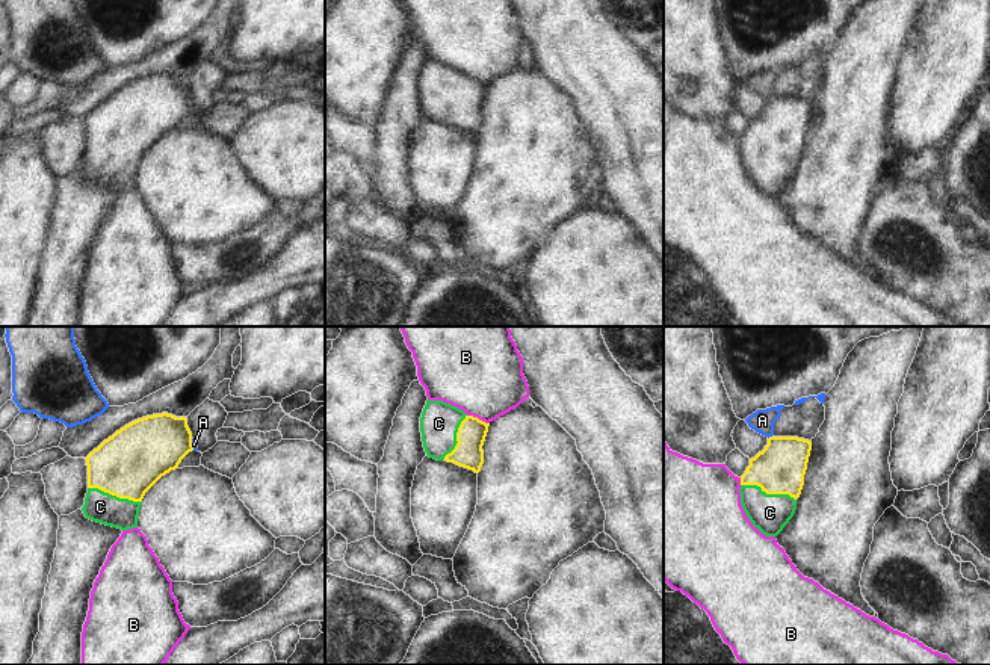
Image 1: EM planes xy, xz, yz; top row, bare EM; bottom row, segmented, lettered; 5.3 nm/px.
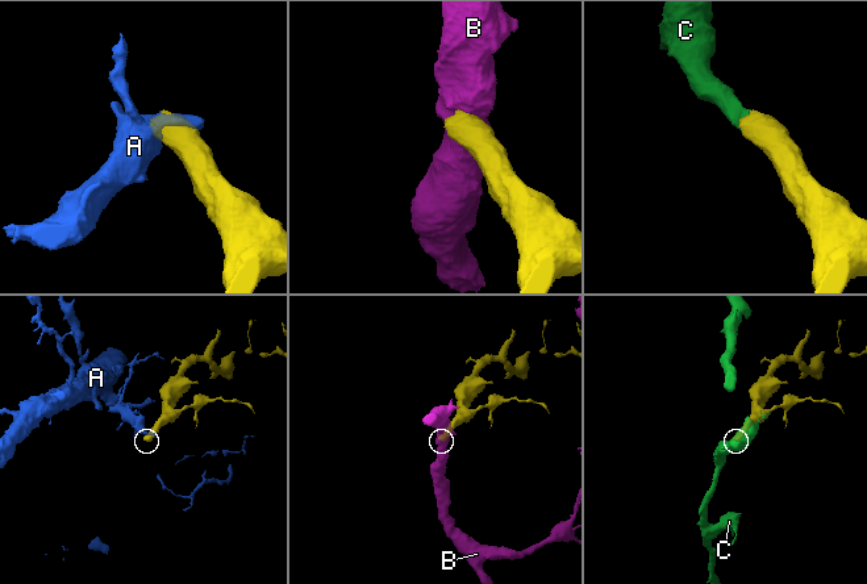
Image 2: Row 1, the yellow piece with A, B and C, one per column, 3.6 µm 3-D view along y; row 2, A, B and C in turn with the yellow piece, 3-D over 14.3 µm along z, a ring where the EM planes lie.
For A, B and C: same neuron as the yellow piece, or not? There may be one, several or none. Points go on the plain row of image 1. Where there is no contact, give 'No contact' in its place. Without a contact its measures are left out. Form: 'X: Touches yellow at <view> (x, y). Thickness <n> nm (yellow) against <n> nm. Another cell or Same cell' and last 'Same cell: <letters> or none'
A: Touches yellow at yz (770, 98). Thickness 280 nm (yellow) against 120 nm. Another cell
B: Touches yellow at xz (476, 79). Thickness 150 nm (yellow) against 420 nm. Another cell
C: Touches yellow at yz (768, 154). Thickness 280 nm (yellow) against 200 nm. Same cell
Same cell: C

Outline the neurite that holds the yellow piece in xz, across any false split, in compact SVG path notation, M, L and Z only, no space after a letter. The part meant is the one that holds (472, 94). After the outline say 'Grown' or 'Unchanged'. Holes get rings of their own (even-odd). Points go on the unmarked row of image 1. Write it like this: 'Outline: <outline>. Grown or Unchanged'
Outline: M426 62L420 79L420 94L425 113L437 122L481 133L484 125L484 103L490 85L467 77L463 71L443 62Z. Grown

